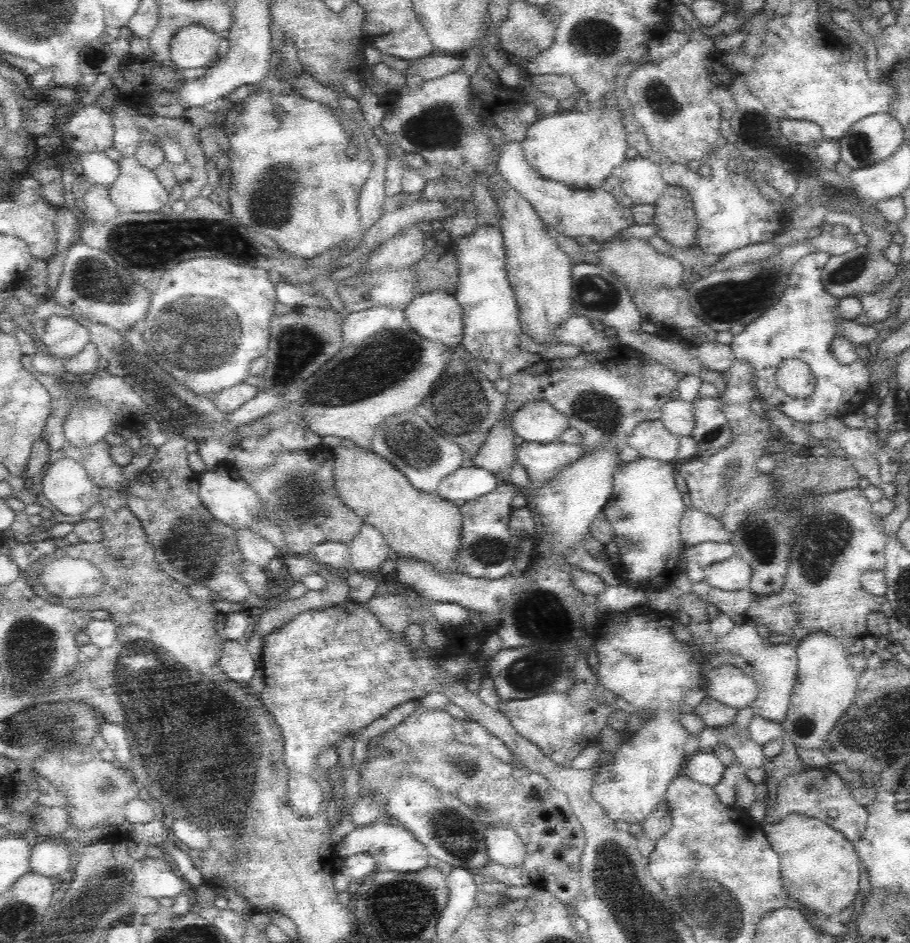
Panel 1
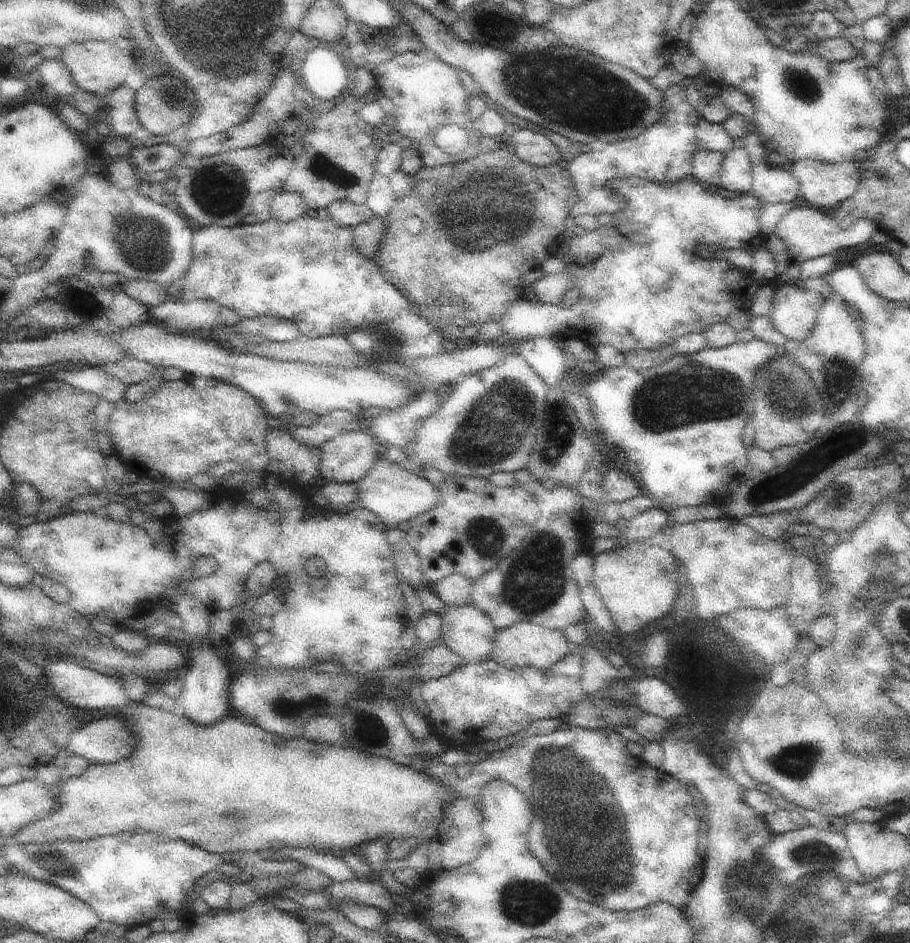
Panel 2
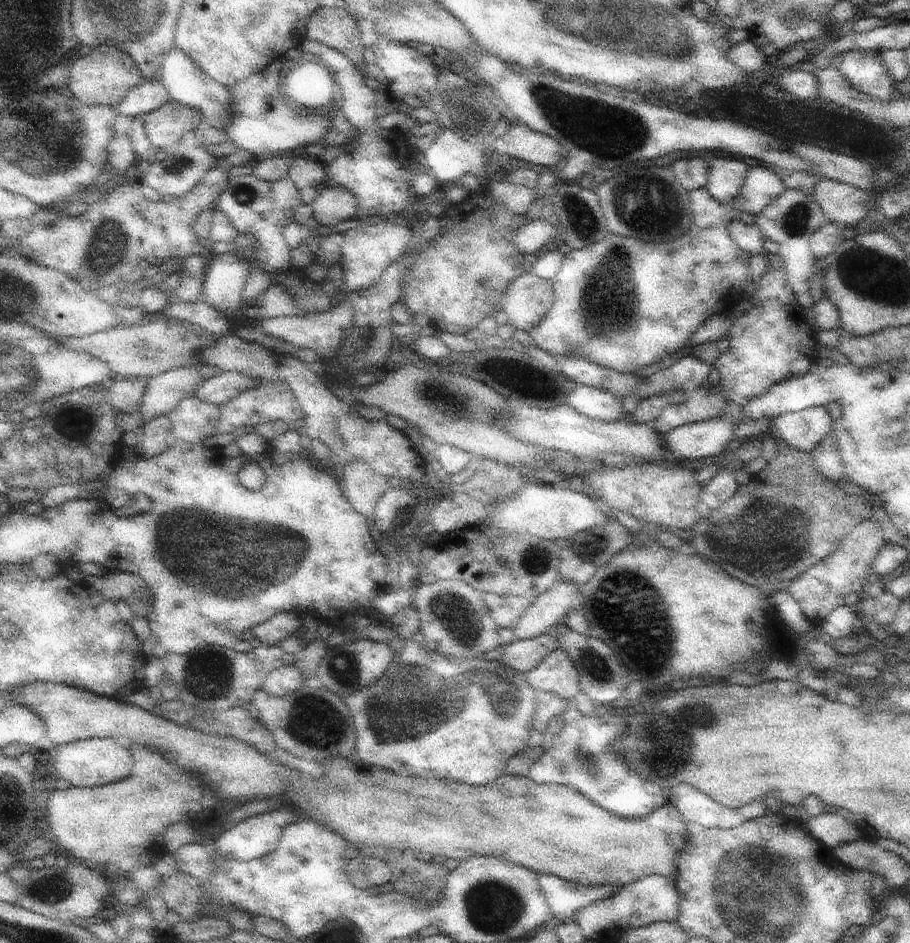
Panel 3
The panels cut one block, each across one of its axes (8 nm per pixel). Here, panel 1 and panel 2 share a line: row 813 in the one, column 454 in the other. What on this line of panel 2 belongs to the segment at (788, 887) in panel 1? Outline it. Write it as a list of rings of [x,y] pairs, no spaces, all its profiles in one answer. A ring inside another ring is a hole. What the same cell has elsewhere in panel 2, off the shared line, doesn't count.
[[[131,704],[119,710],[119,714],[123,714],[123,718],[129,718],[129,722],[133,724],[133,728],[139,732],[139,742],[135,746],[135,750],[131,752],[129,758],[115,762],[115,764],[89,764],[87,770],[83,770],[81,776],[65,776],[61,778],[61,782],[57,786],[49,786],[51,794],[57,800],[57,806],[53,808],[53,812],[41,820],[35,820],[31,824],[27,824],[25,828],[21,828],[17,832],[17,842],[21,844],[49,844],[49,842],[63,842],[63,840],[91,840],[91,838],[99,838],[105,834],[119,834],[119,832],[137,832],[137,830],[153,830],[153,832],[161,832],[165,836],[171,838],[179,838],[183,842],[189,842],[201,850],[207,850],[209,854],[233,854],[233,852],[259,852],[265,848],[273,848],[273,850],[281,850],[281,846],[299,846],[299,848],[315,848],[321,852],[333,852],[333,854],[341,854],[341,852],[359,852],[363,848],[369,848],[373,840],[377,838],[387,838],[387,840],[395,840],[395,838],[421,838],[425,842],[429,840],[437,840],[437,830],[439,824],[443,820],[445,814],[445,806],[453,800],[455,792],[445,788],[443,784],[439,784],[437,780],[431,780],[429,776],[425,776],[423,772],[419,772],[417,766],[401,766],[389,758],[379,758],[379,756],[371,756],[359,750],[349,748],[339,748],[339,746],[329,746],[329,744],[317,744],[313,740],[307,740],[305,736],[295,736],[295,738],[279,738],[277,734],[271,734],[263,728],[259,728],[257,724],[245,722],[235,714],[227,714],[223,720],[219,720],[213,726],[201,726],[191,722],[187,716],[179,714],[179,712],[165,712],[159,708],[149,708],[145,704]]]

